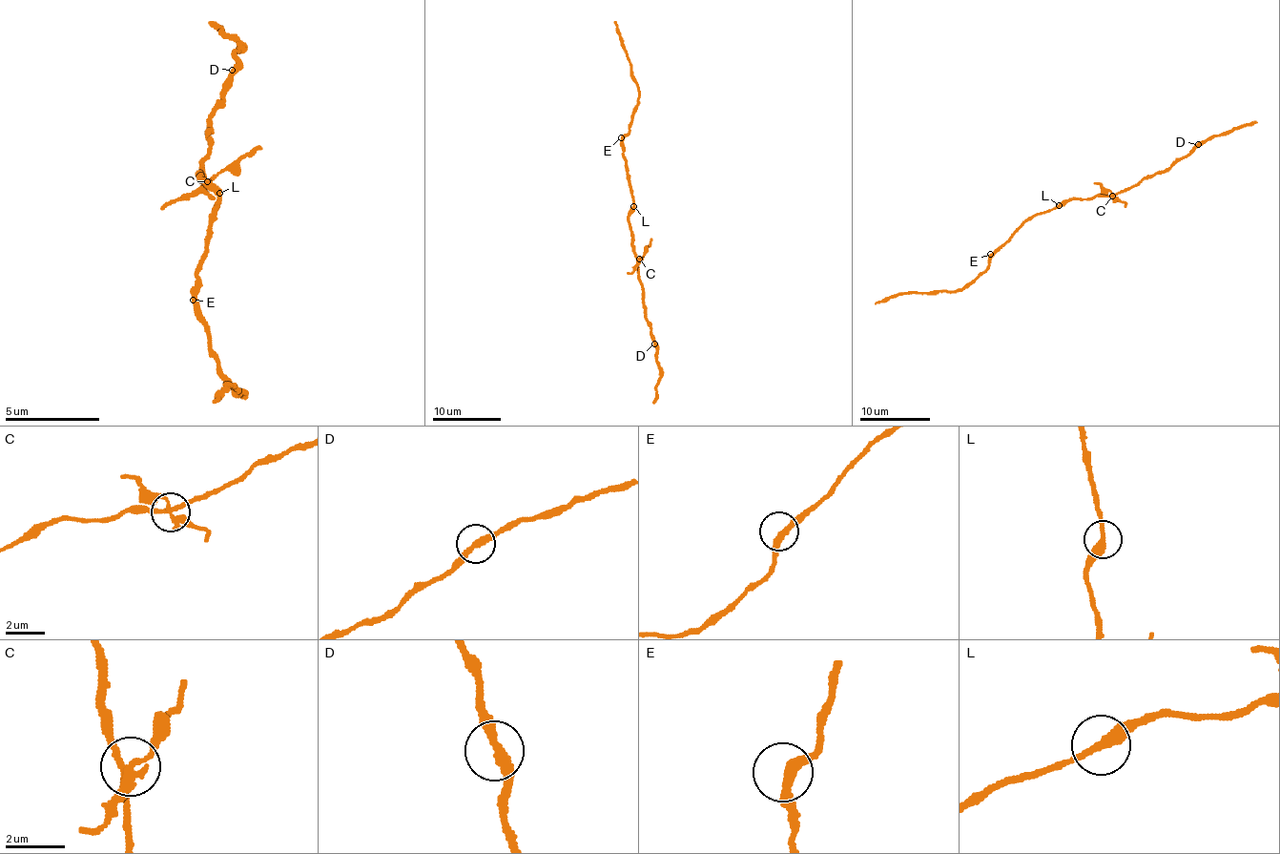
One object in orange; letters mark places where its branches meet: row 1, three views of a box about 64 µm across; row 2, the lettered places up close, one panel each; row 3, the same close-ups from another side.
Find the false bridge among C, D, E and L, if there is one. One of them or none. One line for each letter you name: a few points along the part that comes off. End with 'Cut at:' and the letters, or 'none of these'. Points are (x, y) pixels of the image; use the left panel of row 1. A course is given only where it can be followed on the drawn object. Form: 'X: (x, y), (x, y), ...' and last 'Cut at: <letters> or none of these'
C: (207, 180), (260, 147)
Cut at: C

